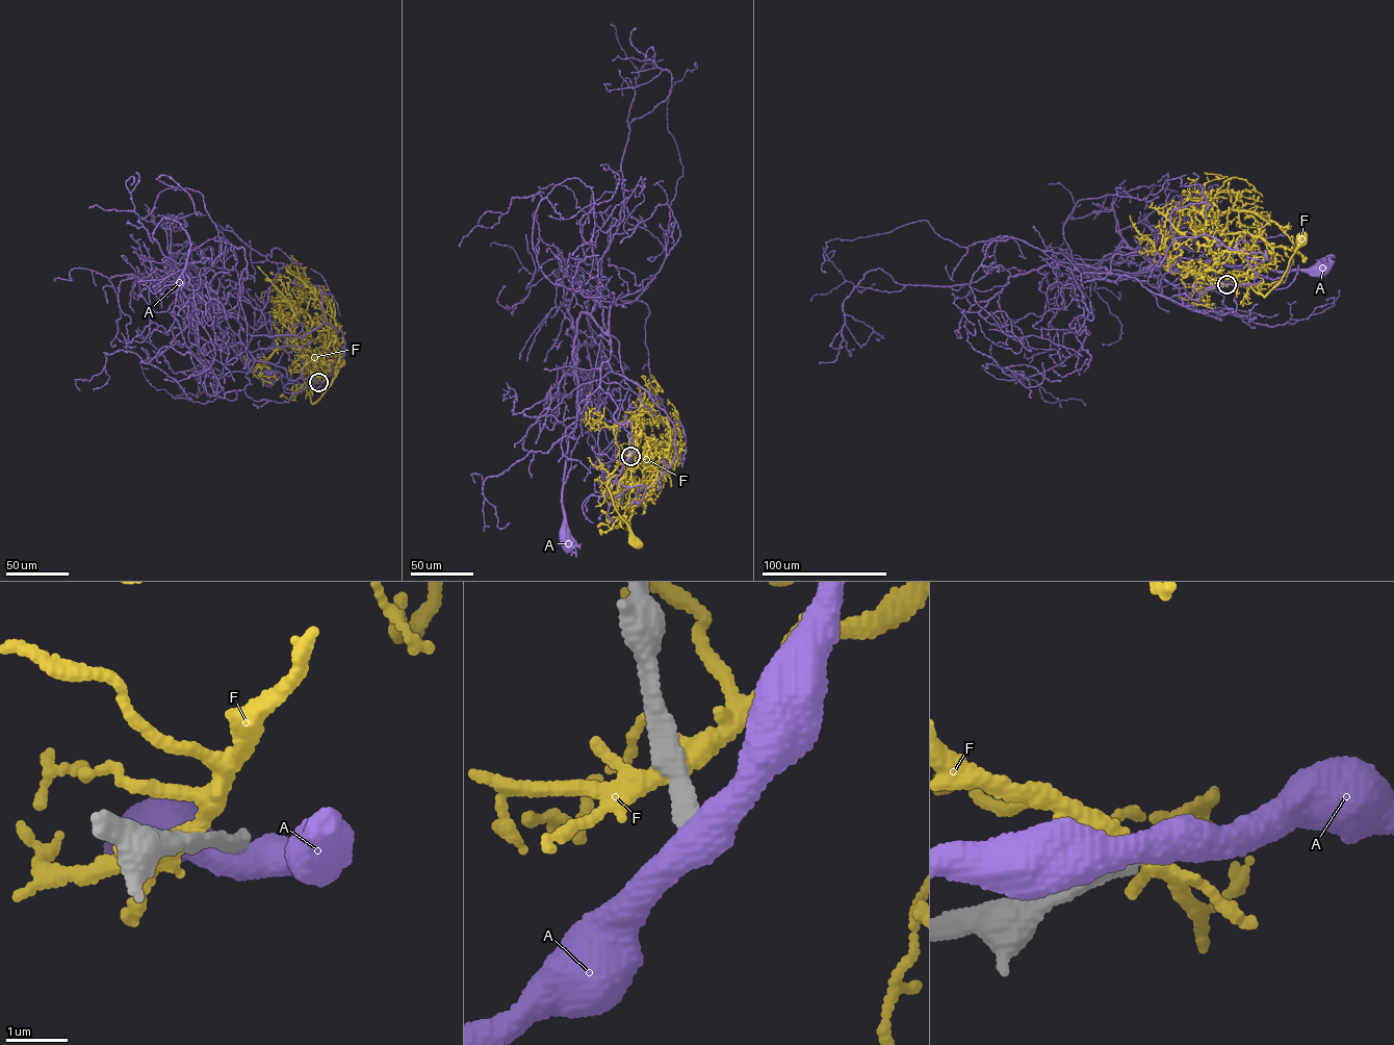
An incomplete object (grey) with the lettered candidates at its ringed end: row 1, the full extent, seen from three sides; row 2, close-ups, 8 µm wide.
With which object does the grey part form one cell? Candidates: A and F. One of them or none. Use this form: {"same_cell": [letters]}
{"same_cell": []}

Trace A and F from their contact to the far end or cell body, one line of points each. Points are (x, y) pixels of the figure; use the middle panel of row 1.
A: (630, 455), (633, 437), (599, 387), (576, 416), (546, 414), (563, 376), (574, 373), (577, 386), (563, 537)
F: (629, 455), (637, 445), (630, 440), (622, 472), (610, 479), (607, 486), (616, 510), (639, 540), (637, 542)

